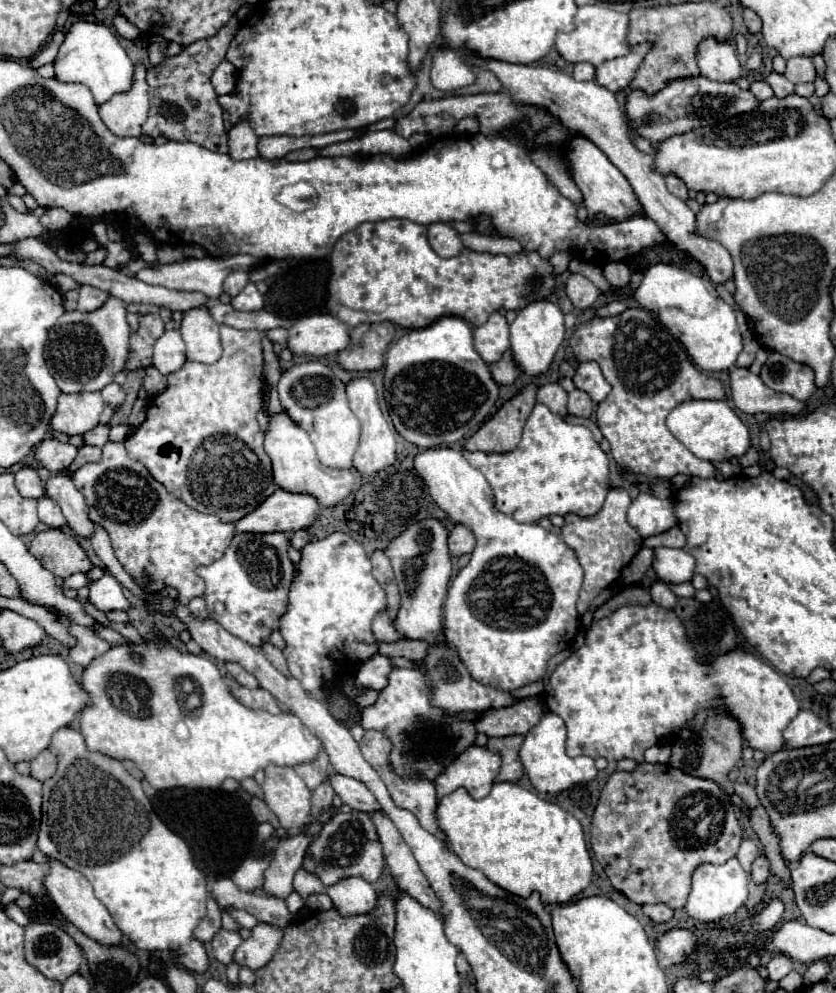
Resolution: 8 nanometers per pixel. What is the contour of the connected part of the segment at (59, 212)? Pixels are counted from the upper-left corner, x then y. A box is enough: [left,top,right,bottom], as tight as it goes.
[41,209,73,231]

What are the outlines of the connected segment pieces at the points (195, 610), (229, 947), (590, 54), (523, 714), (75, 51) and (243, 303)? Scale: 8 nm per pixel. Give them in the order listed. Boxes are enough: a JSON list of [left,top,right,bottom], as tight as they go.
[[187,597,207,619],[211,929,243,965],[555,5,631,65],[475,697,547,737],[53,21,135,105],[231,283,263,311]]

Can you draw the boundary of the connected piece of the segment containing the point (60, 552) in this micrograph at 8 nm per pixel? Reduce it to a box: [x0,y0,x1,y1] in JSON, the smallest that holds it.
[29,529,91,581]

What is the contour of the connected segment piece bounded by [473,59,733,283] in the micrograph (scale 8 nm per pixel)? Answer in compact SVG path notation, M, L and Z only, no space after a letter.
M473 59L473 63L479 65L481 69L493 71L503 83L503 87L509 91L515 103L545 107L571 131L579 135L587 135L587 139L591 139L591 143L595 143L607 155L607 159L611 159L611 163L627 177L635 195L645 207L645 213L651 219L655 219L655 223L659 223L659 229L663 231L663 235L677 249L681 249L683 253L691 255L697 263L701 263L713 283L725 283L727 279L733 277L733 261L731 261L729 251L719 241L707 239L695 231L695 213L687 207L687 203L683 203L681 199L677 199L675 195L667 191L663 175L651 169L653 157L635 149L629 129L625 125L625 119L621 115L621 107L615 101L615 93L607 91L595 81L579 83L563 71L539 67L539 64L511 65L511 63L493 61L493 59Z

